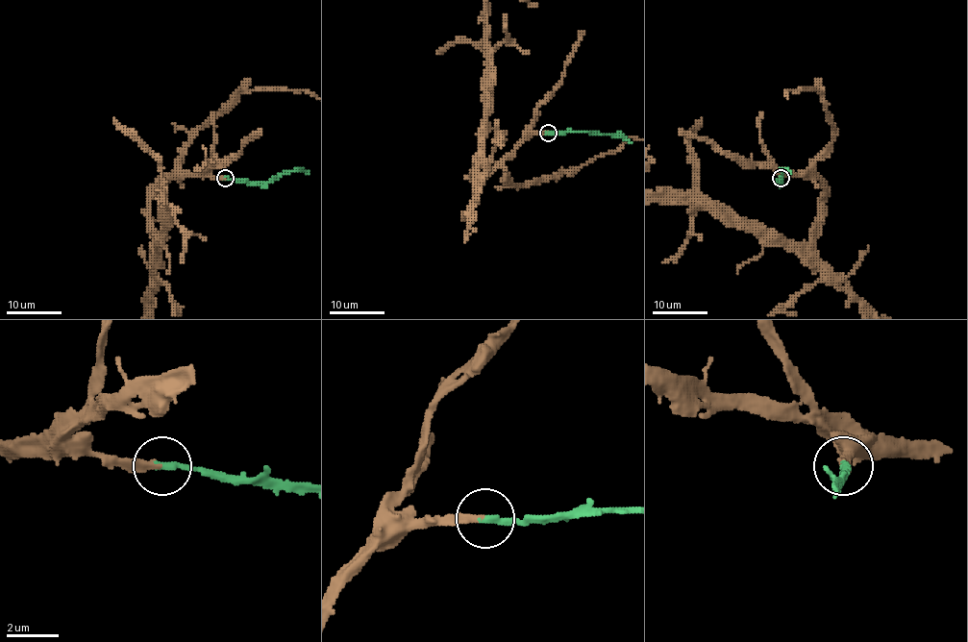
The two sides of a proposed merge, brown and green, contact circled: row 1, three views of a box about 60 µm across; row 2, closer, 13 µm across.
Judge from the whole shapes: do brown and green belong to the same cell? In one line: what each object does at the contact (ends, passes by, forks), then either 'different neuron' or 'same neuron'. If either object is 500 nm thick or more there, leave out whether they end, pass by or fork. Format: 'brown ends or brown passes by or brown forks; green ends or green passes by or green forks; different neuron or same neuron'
brown ends; green ends; same neuron

